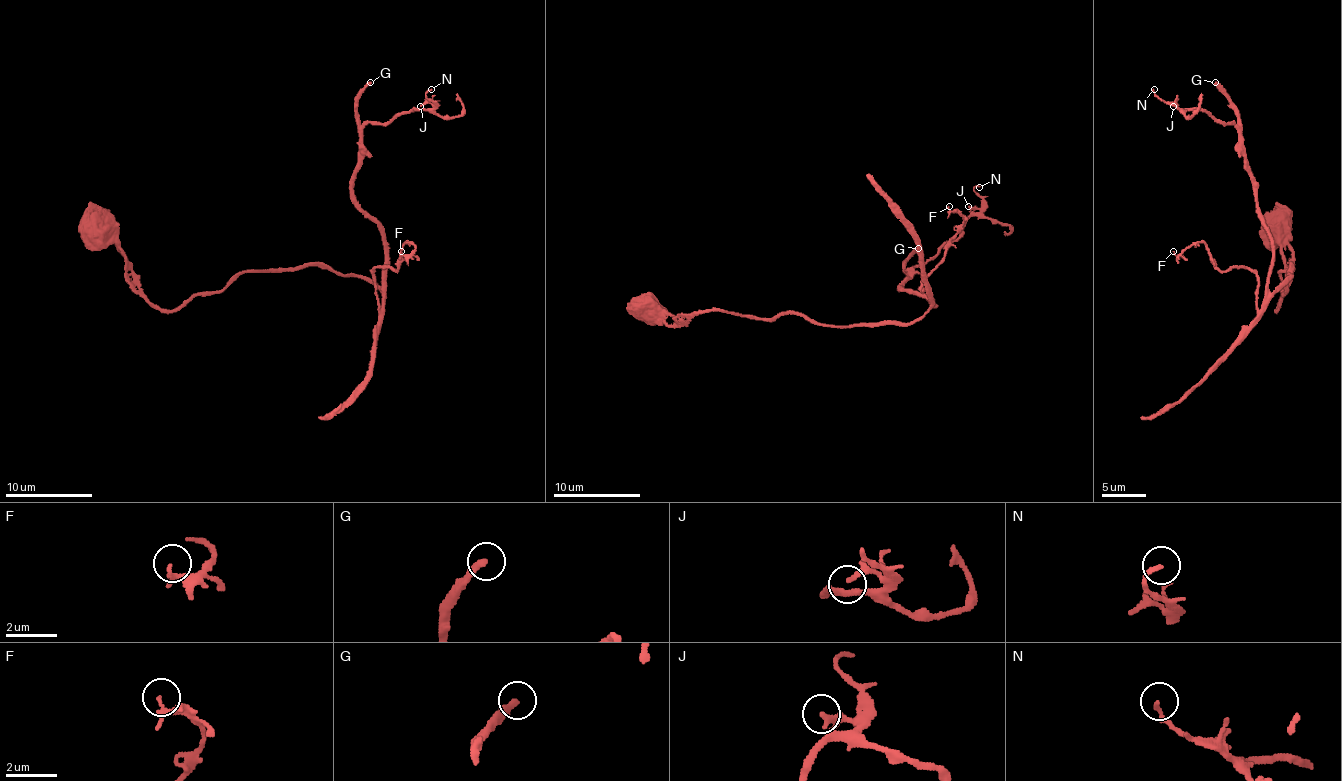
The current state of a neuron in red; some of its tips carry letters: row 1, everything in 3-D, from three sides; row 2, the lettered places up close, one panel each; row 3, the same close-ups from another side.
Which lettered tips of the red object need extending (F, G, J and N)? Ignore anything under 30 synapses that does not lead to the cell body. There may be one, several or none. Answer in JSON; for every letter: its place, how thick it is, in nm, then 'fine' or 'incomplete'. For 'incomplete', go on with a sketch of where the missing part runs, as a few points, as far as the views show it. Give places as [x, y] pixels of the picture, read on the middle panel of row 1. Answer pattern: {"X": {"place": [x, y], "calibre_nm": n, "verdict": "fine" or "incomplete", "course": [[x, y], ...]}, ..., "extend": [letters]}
{"F": {"place": [949, 206], "calibre_nm": 100, "verdict": "fine"}, "G": {"place": [918, 248], "calibre_nm": 280, "verdict": "incomplete", "course": [[918, 248], [1021, 154], [1051, 97], [1047, 45], [1030, 34], [986, 34], [940, 6], [886, 10], [866, 21]]}, "J": {"place": [968, 206], "calibre_nm": 220, "verdict": "fine"}, "N": {"place": [979, 187], "calibre_nm": 150, "verdict": "fine"}, "extend": ["G"]}

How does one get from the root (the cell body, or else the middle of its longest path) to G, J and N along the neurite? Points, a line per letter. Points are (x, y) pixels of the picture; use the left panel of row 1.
G: (100, 224), (161, 309), (307, 266), (383, 292), (386, 237), (353, 194), (370, 82)
J: (100, 224), (161, 309), (307, 266), (383, 292), (386, 237), (353, 194), (359, 130), (420, 106)
N: (100, 224), (161, 309), (307, 266), (383, 292), (386, 237), (353, 194), (359, 130), (429, 109), (431, 89)

